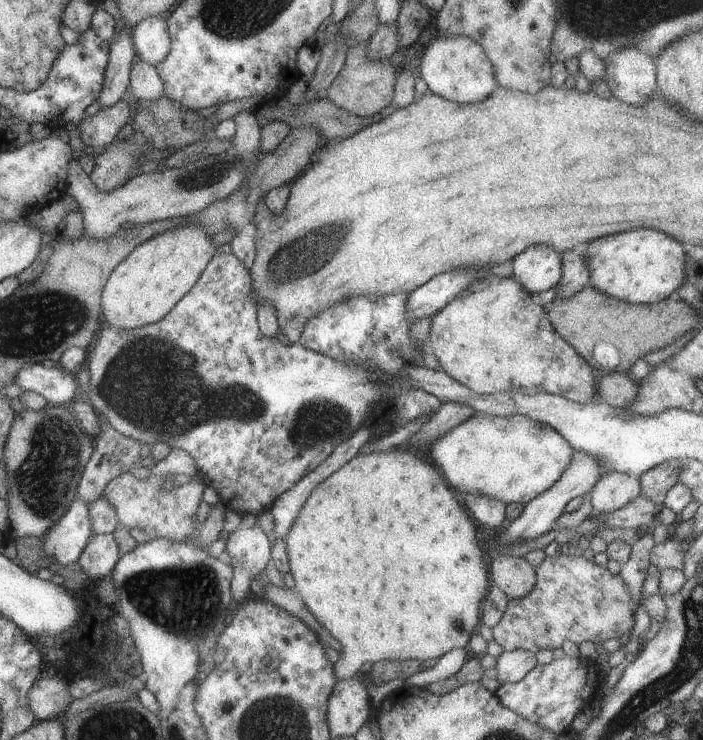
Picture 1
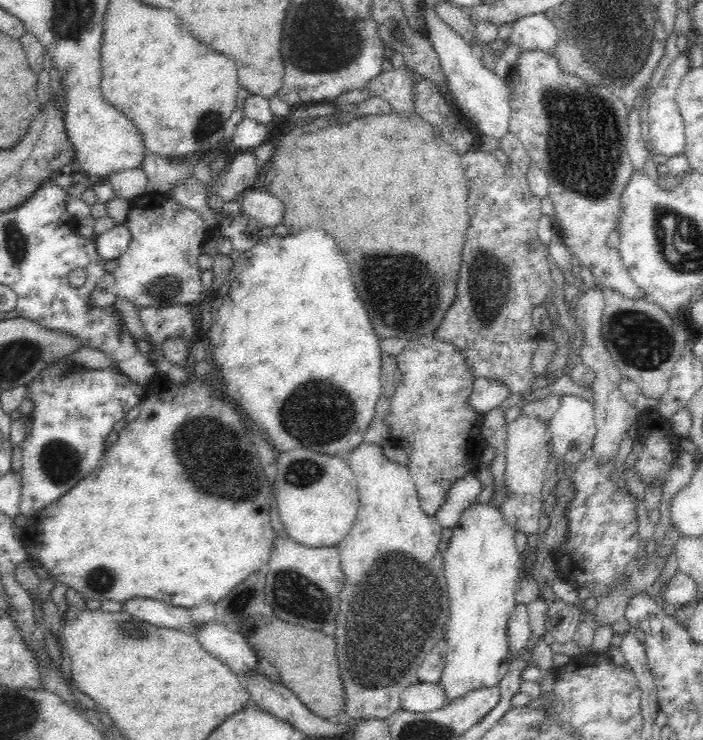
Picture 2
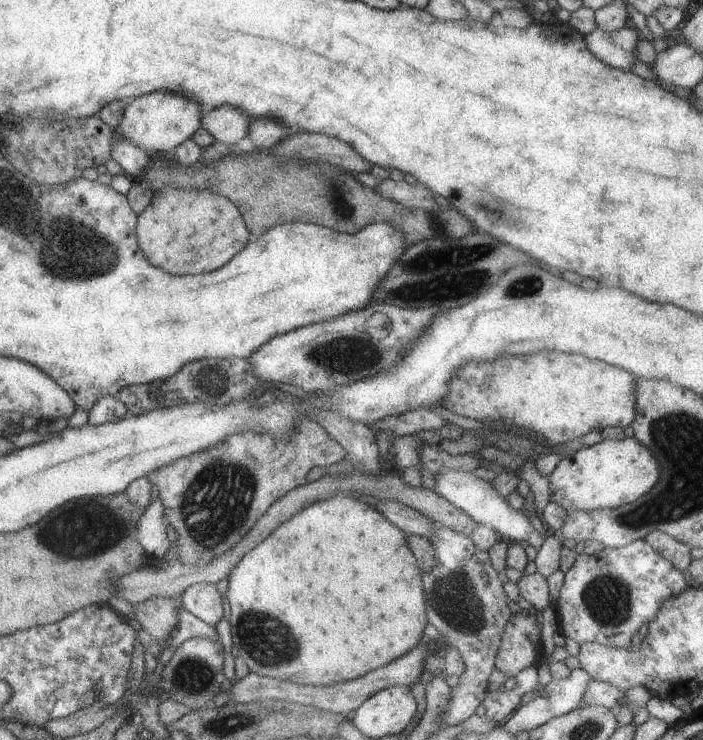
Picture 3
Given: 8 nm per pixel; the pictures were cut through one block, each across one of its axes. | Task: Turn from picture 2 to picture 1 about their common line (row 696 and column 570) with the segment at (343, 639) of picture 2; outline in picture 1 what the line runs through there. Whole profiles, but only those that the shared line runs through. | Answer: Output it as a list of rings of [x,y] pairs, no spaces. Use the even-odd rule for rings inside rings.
[[[485,274],[473,280],[461,294],[441,308],[431,318],[428,336],[429,352],[441,366],[441,371],[452,380],[469,388],[476,395],[493,395],[501,392],[524,395],[553,394],[577,404],[591,403],[596,399],[597,373],[553,330],[545,310],[531,302],[530,294],[511,276],[499,278]]]

